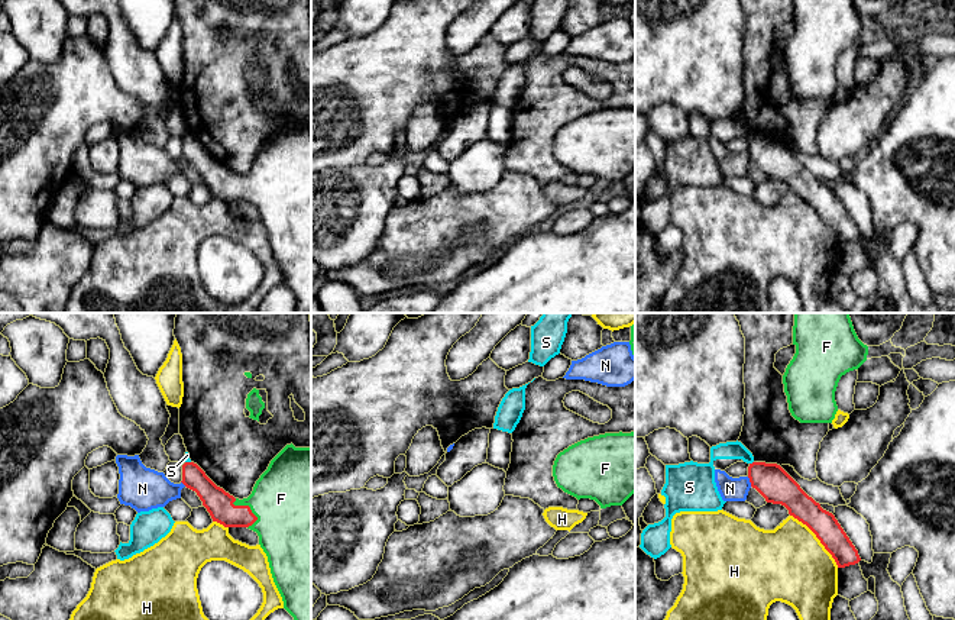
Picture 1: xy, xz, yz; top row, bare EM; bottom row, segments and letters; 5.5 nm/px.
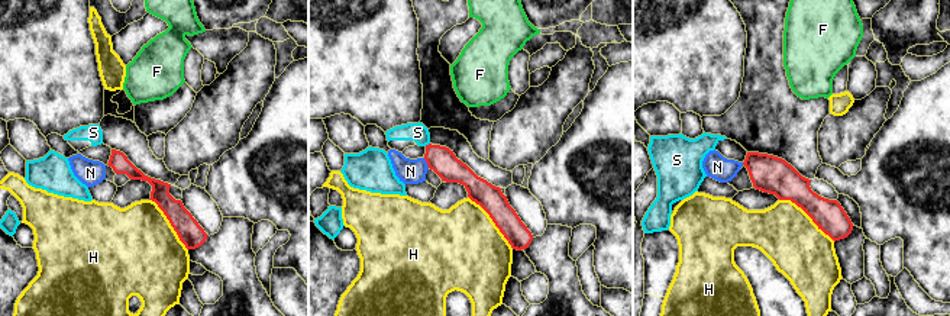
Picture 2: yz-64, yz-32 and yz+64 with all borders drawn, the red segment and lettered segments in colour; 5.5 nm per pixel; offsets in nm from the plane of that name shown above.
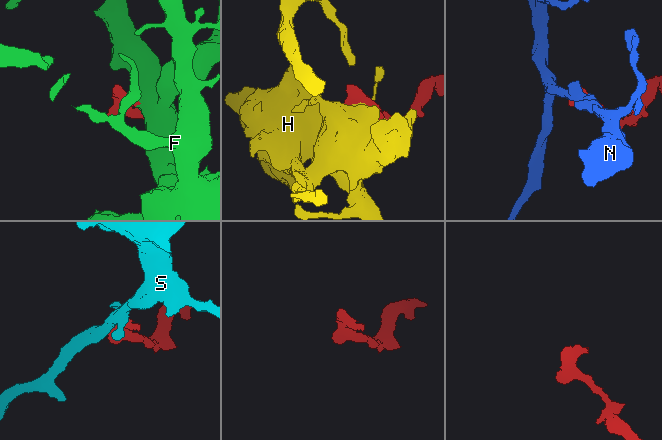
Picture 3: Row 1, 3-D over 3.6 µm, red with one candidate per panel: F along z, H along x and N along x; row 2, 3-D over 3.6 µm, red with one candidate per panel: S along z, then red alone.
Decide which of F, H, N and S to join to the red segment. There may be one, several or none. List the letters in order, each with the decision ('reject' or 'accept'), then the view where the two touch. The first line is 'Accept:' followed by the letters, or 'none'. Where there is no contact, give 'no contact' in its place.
Accept: F
F: accept; contact in xy
H: reject; contact in yz
N: reject; contact in yz
S: reject; contact in yz

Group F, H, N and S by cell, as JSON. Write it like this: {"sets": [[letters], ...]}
{"sets": [["F"], ["H"], ["N"], ["S"]]}

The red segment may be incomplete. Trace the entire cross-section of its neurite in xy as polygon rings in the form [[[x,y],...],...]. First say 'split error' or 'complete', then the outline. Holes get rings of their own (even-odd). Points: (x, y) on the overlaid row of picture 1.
split error; [[[286,445],[256,481],[252,494],[243,500],[217,487],[194,462],[182,465],[181,482],[197,493],[213,521],[258,533],[284,608],[294,620],[311,620],[311,448]]]

